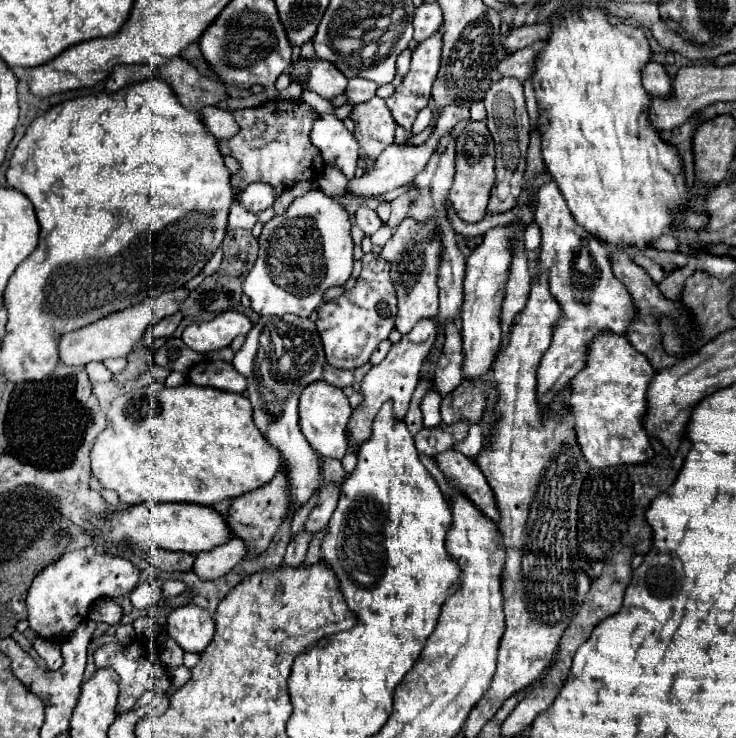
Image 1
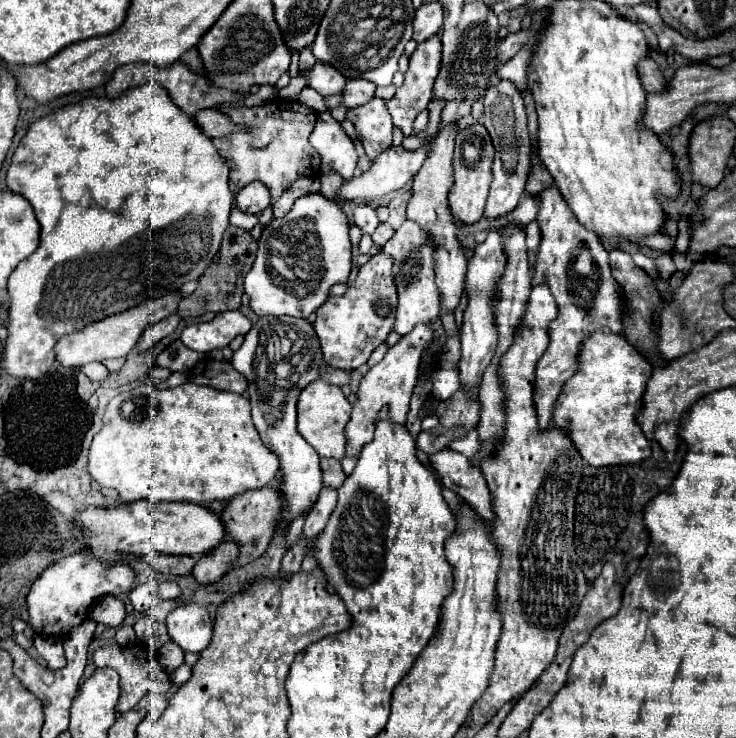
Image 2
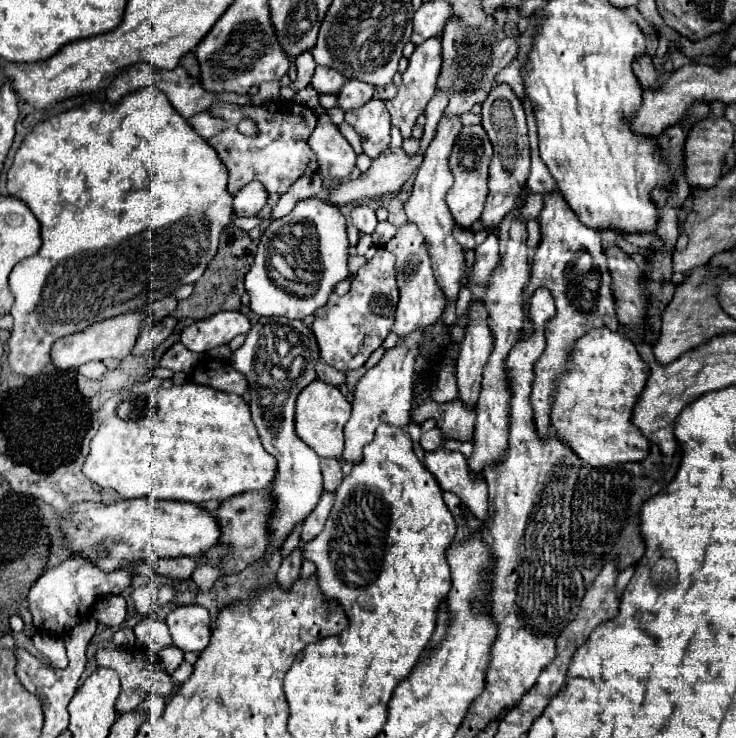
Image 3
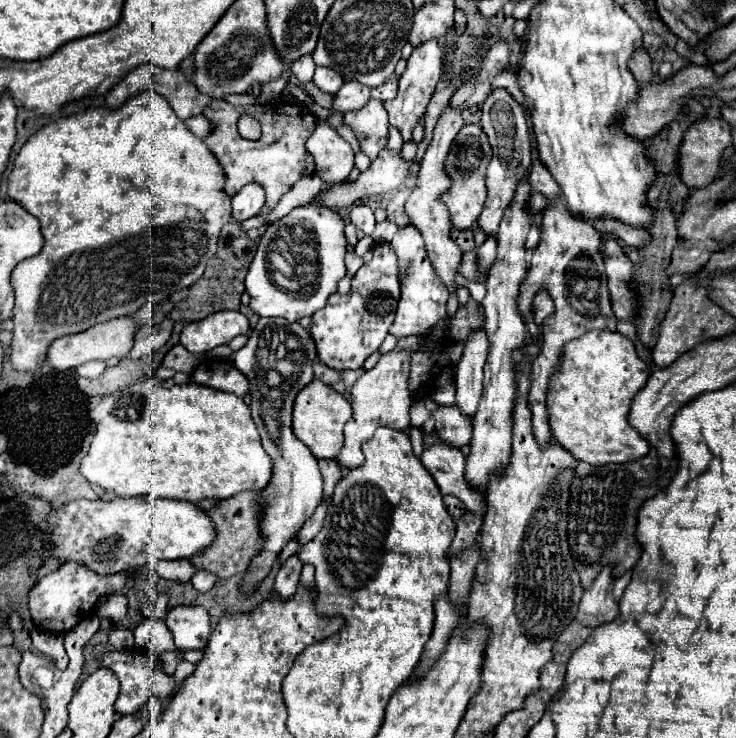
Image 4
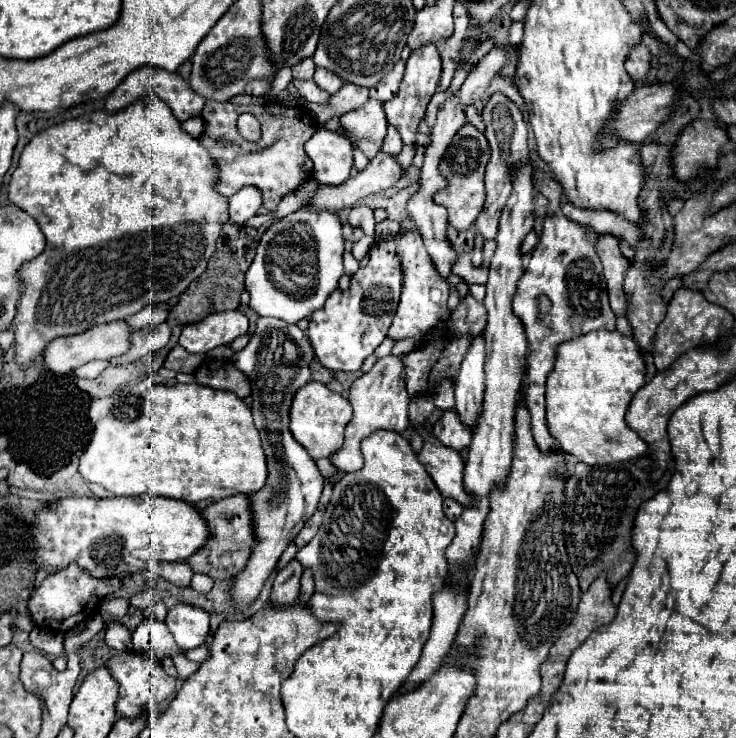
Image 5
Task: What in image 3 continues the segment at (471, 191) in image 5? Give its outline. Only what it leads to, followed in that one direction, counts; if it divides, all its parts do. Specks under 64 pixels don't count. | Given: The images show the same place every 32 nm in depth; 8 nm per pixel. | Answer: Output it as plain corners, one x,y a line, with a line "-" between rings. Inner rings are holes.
464,126
454,142
448,166
454,176
454,186
446,194
446,204
454,216
456,226
470,228
484,208
486,196
488,196
488,164
492,158
492,144
484,132
484,128
478,126

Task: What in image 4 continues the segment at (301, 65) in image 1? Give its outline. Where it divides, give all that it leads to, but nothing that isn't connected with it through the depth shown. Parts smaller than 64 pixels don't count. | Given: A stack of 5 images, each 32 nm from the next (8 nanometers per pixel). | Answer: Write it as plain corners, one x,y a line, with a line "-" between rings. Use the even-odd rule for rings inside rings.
316,68
316,74
314,74
314,84
320,88
320,90
324,90
324,92
328,92
328,94
336,94
340,88
342,88
342,84
344,84
344,80
342,80
342,76
338,74
338,72
332,72
330,68

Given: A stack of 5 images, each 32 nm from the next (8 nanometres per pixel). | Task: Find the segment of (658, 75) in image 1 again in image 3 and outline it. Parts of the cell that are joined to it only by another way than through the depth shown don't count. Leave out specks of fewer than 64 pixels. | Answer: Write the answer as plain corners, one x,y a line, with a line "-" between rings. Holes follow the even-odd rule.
642,54
638,56
634,62
632,62
632,72
636,74
638,82
642,88
648,88
648,86
656,86
656,78
658,78
658,72
652,64
652,58
648,54

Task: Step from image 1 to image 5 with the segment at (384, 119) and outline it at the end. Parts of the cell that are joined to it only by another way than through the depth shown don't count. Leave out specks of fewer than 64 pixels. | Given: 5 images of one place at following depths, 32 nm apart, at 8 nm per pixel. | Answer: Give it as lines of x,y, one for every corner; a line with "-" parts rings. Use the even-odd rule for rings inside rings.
368,100
362,108
340,116
340,128
348,134
354,148
372,158
384,142
388,122
382,104
378,100

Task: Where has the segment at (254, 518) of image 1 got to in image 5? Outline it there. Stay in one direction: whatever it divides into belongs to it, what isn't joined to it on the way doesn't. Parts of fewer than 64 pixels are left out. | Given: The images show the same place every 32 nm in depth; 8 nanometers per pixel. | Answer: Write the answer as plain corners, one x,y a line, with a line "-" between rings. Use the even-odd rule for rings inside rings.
232,496
232,498
212,502
202,512
202,518
208,522
208,528
210,528
210,538
196,554
192,554
186,560
192,568
192,572
208,574
214,580
234,578
244,568
244,564
248,562
248,556
252,552
254,536
252,536
252,528
250,528
252,526
250,516
252,514
248,508
248,496

